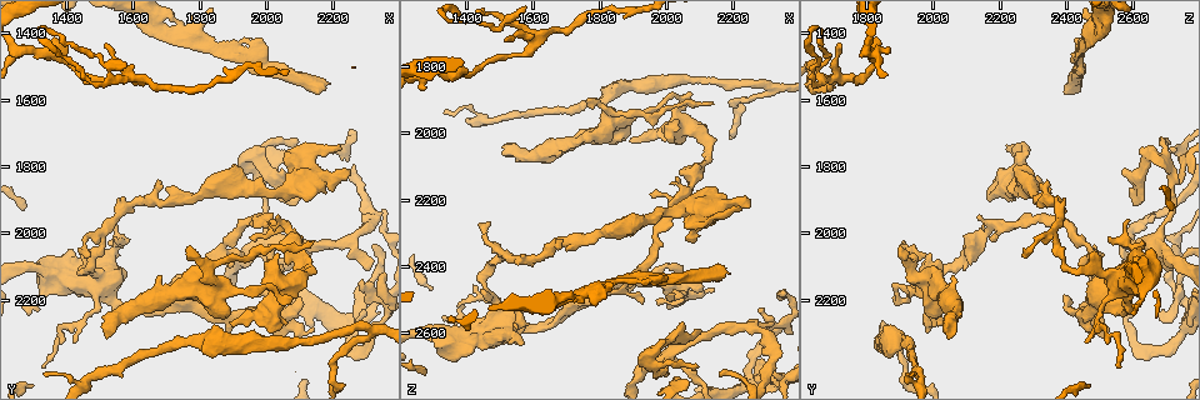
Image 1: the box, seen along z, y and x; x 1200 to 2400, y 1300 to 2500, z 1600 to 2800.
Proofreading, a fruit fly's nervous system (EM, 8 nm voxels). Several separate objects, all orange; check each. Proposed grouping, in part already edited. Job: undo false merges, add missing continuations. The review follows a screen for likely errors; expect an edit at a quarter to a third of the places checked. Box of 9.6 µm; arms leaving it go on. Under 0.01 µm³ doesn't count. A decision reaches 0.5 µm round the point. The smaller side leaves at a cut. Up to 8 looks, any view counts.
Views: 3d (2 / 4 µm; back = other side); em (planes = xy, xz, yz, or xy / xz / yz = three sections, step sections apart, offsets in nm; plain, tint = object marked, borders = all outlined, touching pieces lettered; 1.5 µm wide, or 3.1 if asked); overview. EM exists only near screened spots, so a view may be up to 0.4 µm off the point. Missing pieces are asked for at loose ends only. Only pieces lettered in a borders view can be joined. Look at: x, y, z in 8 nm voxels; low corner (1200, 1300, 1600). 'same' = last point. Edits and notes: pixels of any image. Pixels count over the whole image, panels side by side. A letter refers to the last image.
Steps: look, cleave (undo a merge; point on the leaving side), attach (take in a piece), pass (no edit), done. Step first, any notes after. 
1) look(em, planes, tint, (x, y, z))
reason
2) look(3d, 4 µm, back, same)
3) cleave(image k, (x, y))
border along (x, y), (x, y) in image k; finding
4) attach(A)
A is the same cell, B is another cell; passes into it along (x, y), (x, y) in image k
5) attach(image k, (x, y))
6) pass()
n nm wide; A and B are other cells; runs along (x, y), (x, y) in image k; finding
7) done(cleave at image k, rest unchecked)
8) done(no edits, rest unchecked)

look(3d, 2 µm, (1460, 2120, 2420))
abrupt turn

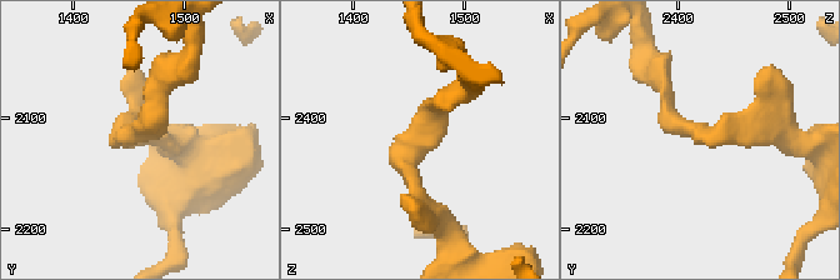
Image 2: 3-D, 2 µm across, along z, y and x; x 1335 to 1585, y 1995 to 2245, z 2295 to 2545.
look(em, xz, step 8, tint, (1456, 2116, 2414))
shape alone is not enough

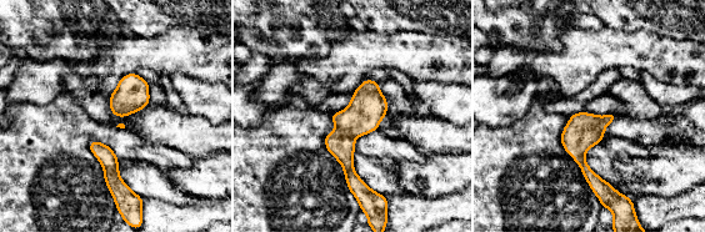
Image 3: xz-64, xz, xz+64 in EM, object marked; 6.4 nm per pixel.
look(em, planes, borders, same)
another direction

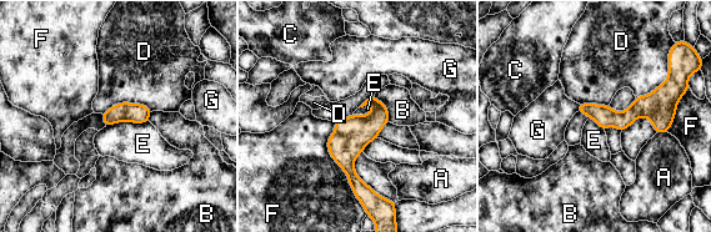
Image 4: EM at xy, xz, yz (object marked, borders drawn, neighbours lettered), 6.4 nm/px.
pass()
A, B, C, D, E, F and G are other cells; all the same cell

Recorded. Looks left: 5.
look(em, xz, step 8, tint, (1400, 1480, 1820))
calibre changes

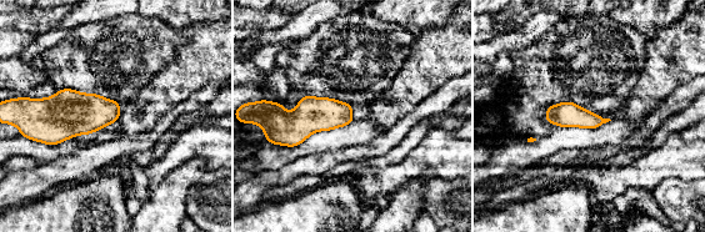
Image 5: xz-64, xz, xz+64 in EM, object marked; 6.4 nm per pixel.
look(em, planes, borders, same)

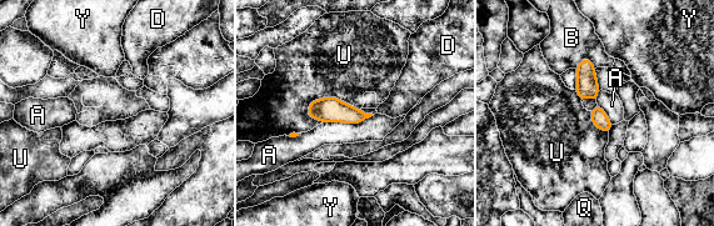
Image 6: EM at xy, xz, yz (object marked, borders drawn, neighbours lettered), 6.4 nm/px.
pass()
110 nm wide; A touches over 340 nm; A, B, D, Q, U and Y are other cells; continuous, no second cell

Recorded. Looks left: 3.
look(3d, 2 µm, (1610, 1540, 1730))
three arms meet

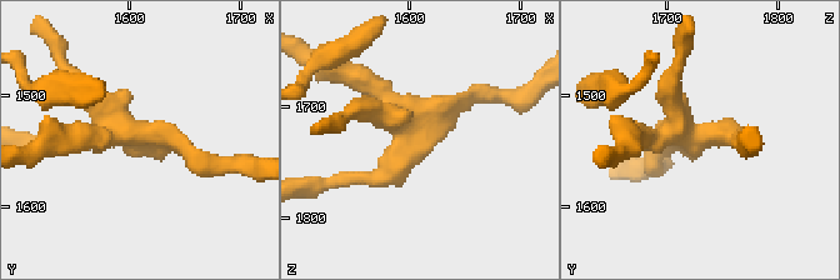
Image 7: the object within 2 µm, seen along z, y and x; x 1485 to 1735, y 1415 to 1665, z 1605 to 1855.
look(em, xz, step 8, tint, (1604, 1536, 1730))

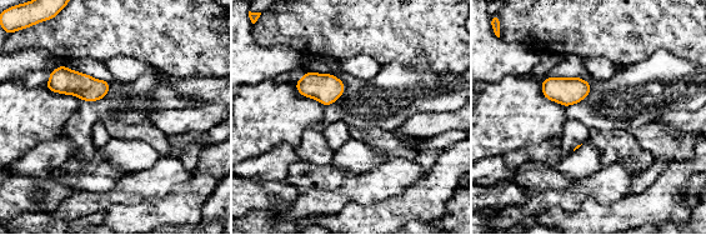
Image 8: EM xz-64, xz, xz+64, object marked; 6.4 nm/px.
look(em, planes, borders, same)
cut it another way

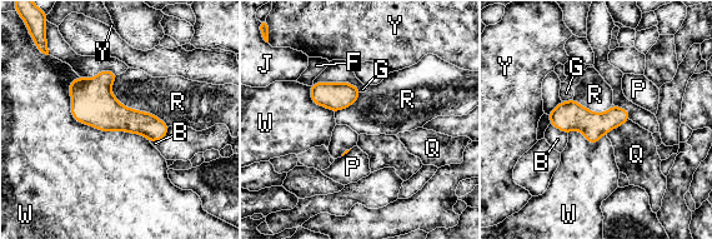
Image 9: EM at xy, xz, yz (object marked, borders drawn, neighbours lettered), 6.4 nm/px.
pass()
B, F, G, J, P, Q, R, W and Y are other cells; border along (115, 75), (120, 103), (168, 127) in image 9; continuous, no second cell

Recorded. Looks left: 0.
done(no edits, rest unchecked)

